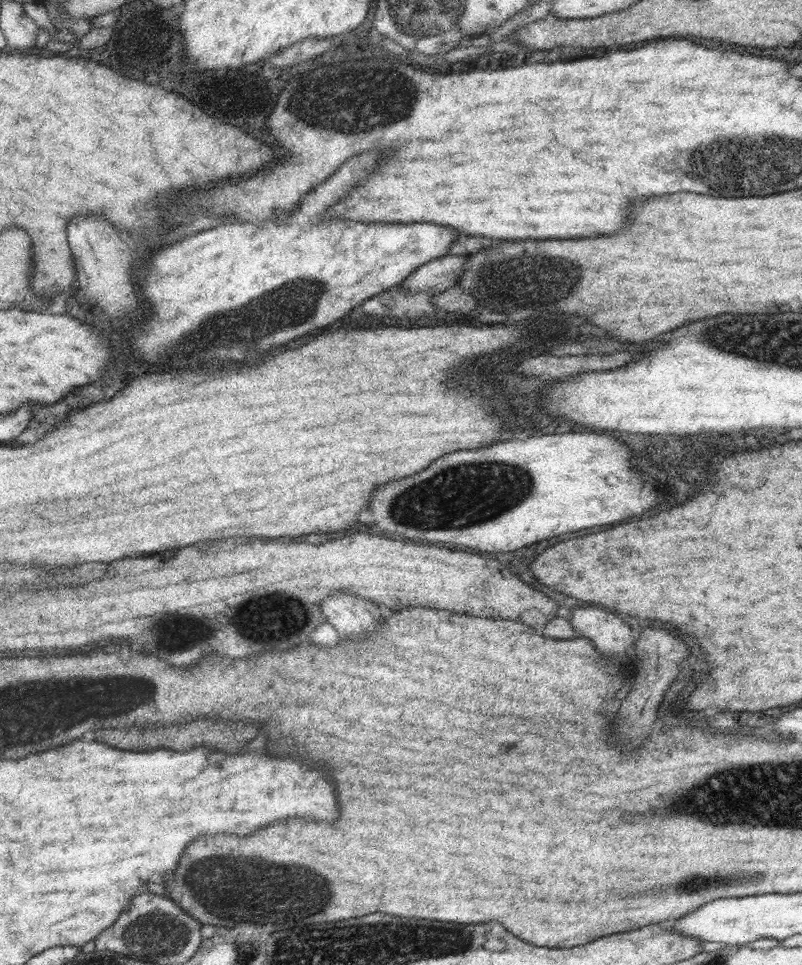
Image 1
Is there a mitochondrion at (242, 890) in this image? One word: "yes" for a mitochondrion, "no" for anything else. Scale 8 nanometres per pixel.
yes

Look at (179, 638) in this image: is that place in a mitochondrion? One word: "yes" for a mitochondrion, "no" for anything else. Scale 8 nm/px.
yes

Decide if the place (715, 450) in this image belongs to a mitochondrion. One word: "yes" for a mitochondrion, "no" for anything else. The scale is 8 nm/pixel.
no

